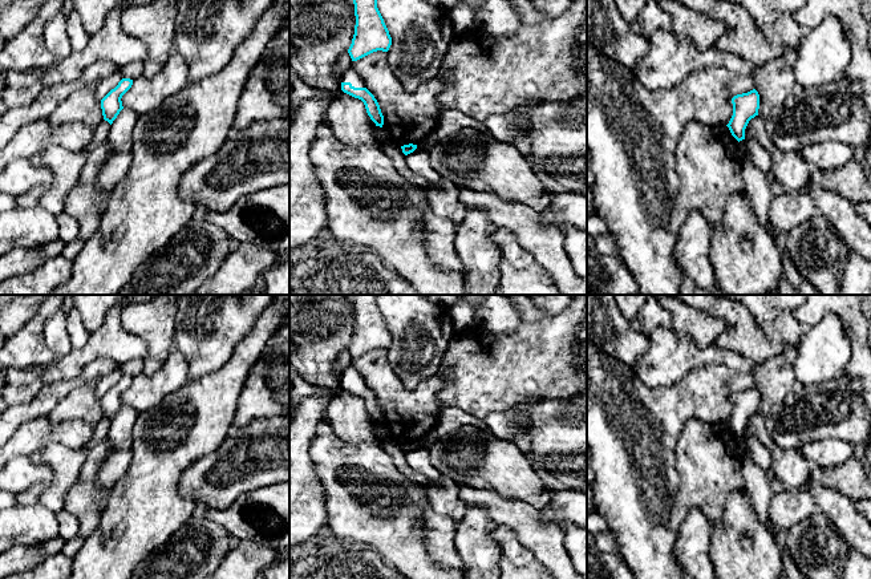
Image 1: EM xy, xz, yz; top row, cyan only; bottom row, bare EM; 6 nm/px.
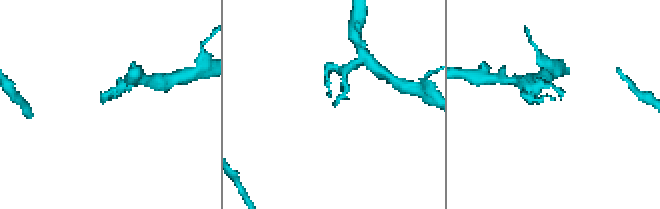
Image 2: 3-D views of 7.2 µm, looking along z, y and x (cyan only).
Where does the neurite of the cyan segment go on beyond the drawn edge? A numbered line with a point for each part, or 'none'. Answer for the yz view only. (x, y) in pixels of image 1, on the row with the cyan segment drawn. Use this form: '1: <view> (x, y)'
none

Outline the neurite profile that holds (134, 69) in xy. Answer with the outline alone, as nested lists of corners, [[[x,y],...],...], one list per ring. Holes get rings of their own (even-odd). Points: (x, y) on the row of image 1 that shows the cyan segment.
[[[135,61],[121,68],[123,78],[135,80],[143,74],[143,62]]]

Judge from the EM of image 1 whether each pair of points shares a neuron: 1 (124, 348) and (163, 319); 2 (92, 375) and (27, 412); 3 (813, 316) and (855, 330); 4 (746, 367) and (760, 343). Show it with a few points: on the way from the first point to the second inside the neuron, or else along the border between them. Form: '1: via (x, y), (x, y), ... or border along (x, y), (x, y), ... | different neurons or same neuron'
1: border along (122, 310), (121, 324), (145, 343), (144, 359) | different neurons
2: via (76, 381), (55, 391), (43, 403) | same neuron
3: via (825, 308), (838, 308), (847, 318) | same neuron
4: border along (720, 348), (733, 351), (754, 363) | different neurons

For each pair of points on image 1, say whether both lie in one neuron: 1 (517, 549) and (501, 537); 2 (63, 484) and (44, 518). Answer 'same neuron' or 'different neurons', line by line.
1: same neuron
2: different neurons

